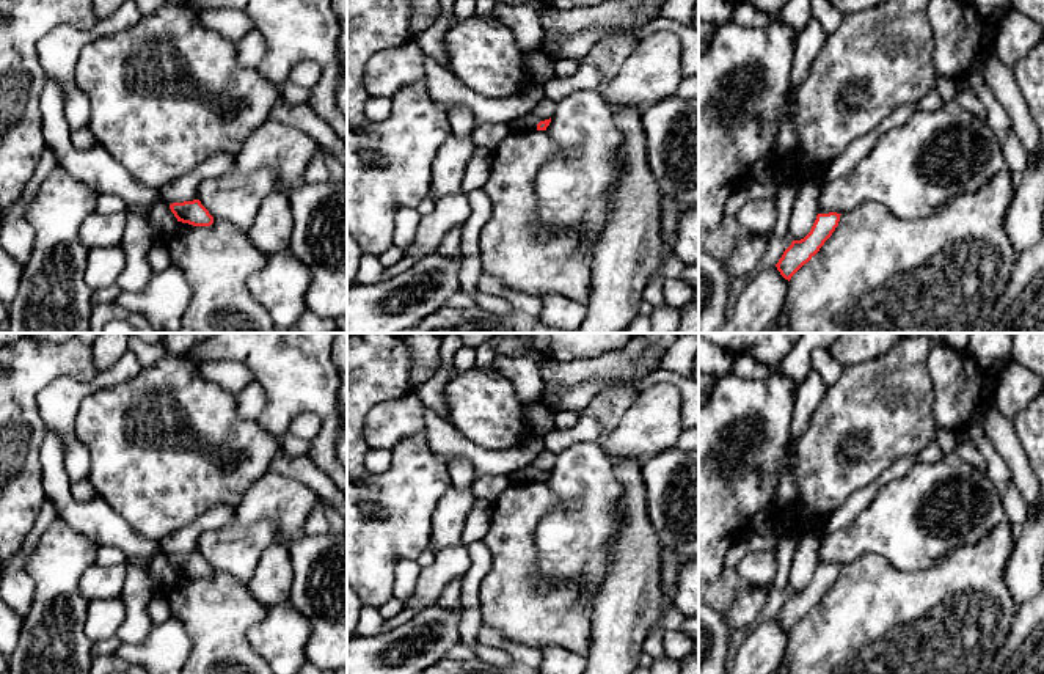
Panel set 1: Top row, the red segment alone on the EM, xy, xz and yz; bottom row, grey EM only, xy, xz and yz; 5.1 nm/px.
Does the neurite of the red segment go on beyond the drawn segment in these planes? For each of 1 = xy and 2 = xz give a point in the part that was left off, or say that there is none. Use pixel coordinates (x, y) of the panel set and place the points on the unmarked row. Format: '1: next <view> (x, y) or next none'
1: next none
2: next none

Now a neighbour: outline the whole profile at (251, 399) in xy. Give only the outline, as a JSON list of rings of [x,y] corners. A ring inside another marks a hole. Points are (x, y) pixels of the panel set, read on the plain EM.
[[[253,382],[237,394],[237,413],[243,419],[257,419],[267,404],[265,390]]]

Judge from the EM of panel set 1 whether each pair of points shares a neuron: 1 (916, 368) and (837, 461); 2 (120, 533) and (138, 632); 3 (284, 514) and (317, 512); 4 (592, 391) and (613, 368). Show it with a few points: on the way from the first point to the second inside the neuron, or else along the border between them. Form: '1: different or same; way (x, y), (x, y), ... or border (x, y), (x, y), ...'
1: same; way (892, 391), (889, 399), (853, 437)
2: different; border (127, 558), (137, 558), (148, 564)
3: different; border (319, 501), (311, 509), (303, 533)
4: different; border (633, 369), (614, 385), (562, 387)

